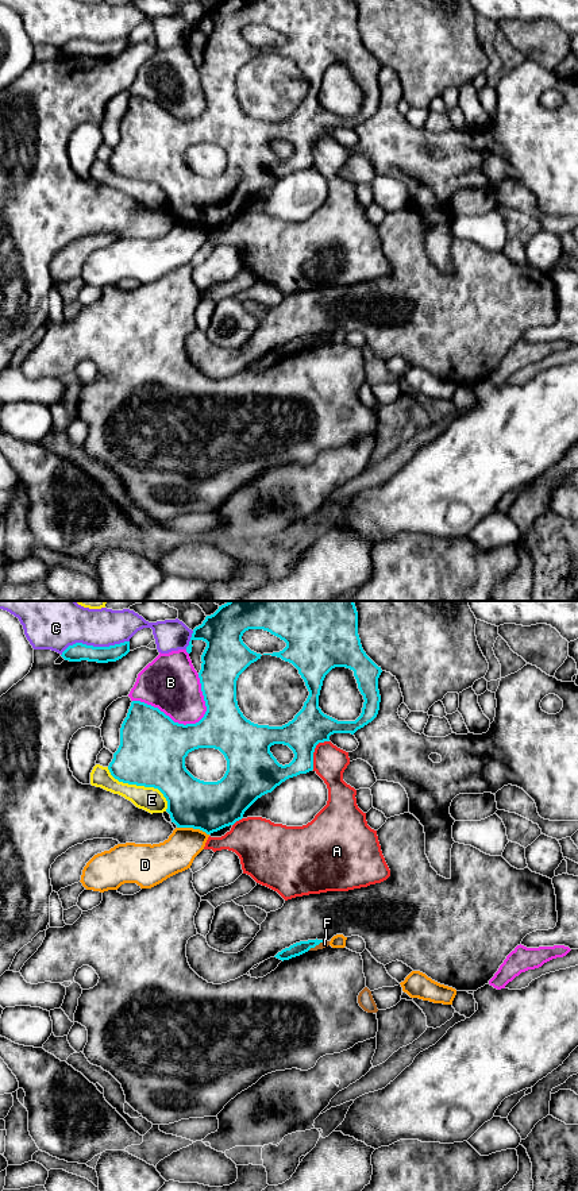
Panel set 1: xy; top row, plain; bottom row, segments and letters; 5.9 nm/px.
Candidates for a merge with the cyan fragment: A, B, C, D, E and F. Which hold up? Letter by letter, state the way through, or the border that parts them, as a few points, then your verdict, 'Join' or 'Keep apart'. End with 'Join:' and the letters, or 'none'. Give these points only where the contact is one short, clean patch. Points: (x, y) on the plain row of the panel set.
A: Keep apart
B: Keep apart
C: Keep apart
D: Keep apart
E: Keep apart
F: Boundary: xy (324, 336), (308, 345). Keep apart
Join: none

